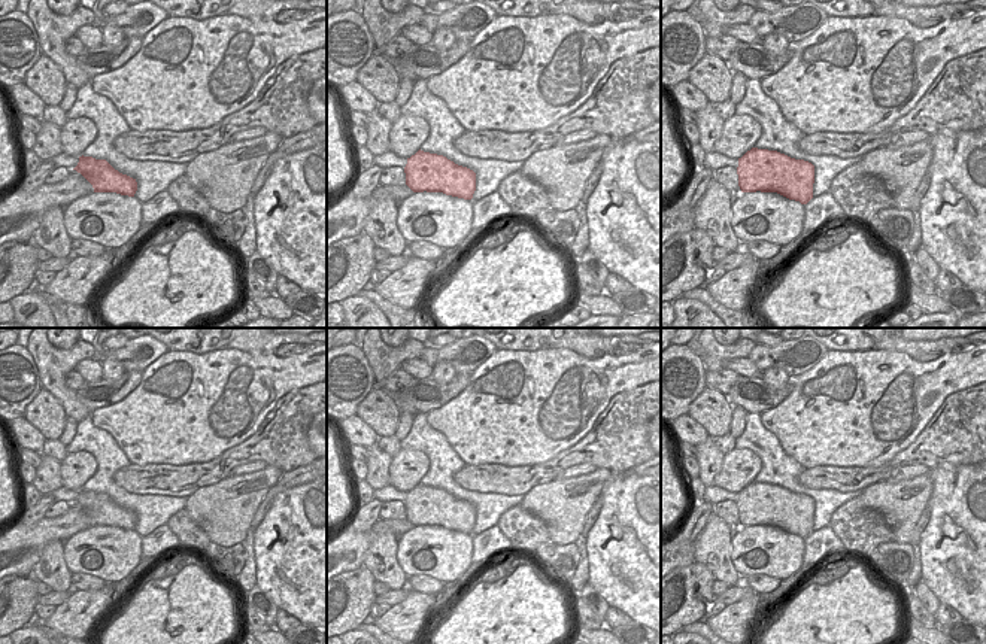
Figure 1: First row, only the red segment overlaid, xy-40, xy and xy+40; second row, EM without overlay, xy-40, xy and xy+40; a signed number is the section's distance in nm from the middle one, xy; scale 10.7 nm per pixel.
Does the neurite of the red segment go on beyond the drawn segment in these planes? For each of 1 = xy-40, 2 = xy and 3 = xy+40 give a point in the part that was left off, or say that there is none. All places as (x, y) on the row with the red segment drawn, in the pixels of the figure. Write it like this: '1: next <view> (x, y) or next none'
1: next none
2: next none
3: next none

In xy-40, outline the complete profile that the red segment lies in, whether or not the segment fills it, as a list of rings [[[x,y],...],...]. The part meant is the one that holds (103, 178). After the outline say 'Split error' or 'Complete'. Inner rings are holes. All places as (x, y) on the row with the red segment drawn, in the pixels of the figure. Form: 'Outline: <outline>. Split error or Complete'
Outline: [[[82,155],[73,170],[81,173],[92,185],[94,192],[116,192],[134,197],[137,191],[136,179],[119,173],[106,160]]]. Complete.

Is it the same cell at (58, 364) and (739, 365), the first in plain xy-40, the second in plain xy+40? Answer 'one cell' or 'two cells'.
two cells

